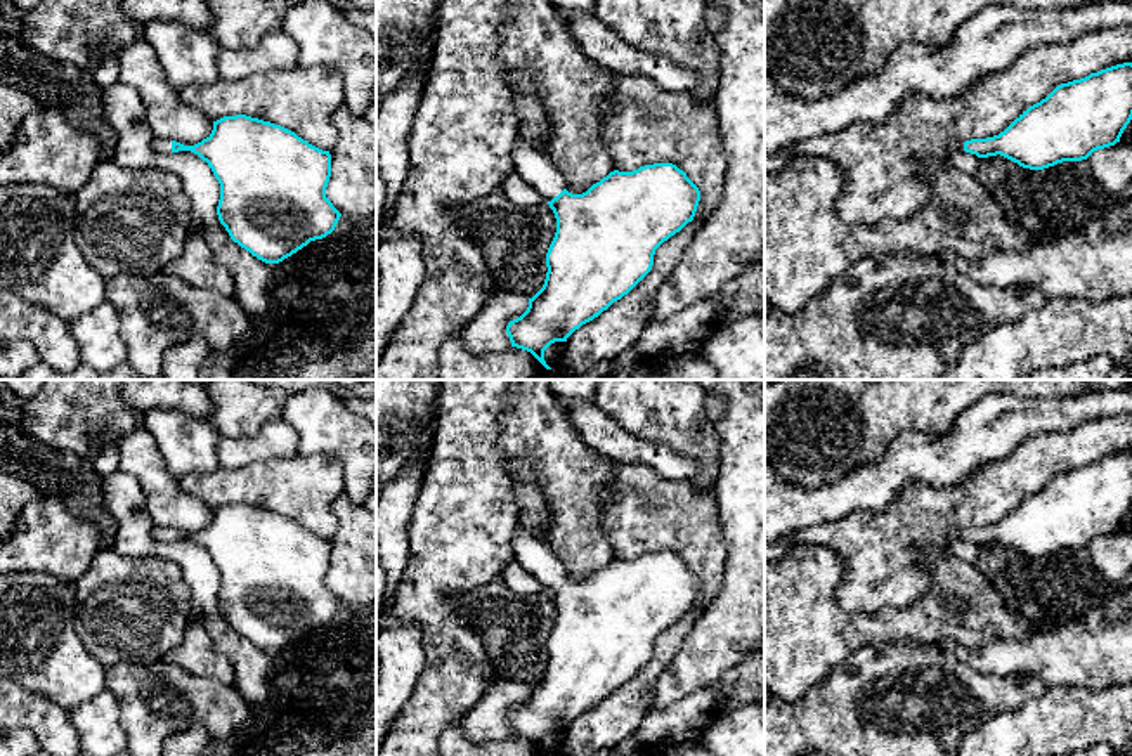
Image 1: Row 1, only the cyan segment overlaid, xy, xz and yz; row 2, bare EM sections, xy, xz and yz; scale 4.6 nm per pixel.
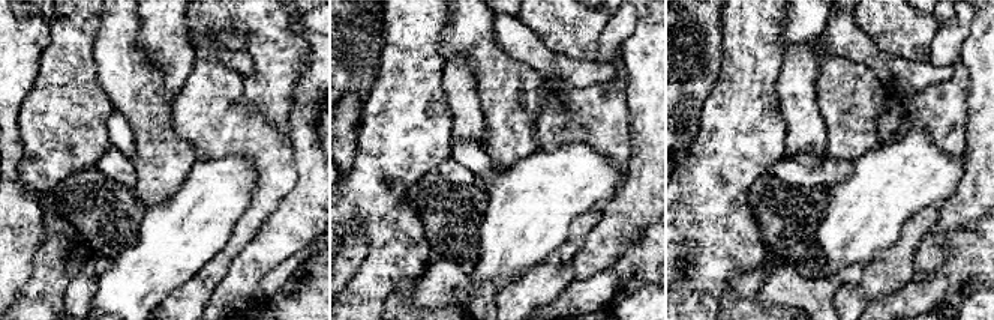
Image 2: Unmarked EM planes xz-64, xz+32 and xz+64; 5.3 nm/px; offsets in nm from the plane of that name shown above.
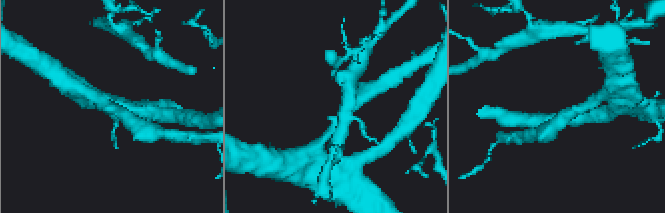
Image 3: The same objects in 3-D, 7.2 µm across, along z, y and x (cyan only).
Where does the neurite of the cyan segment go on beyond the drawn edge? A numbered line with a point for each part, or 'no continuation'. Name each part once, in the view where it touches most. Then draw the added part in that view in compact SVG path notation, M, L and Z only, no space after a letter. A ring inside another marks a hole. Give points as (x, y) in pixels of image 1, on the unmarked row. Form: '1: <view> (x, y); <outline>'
1: xz (531, 552); M520 524L513 536L515 560L534 574L548 590L556 586L563 577L563 567L550 551L544 539L529 534Z

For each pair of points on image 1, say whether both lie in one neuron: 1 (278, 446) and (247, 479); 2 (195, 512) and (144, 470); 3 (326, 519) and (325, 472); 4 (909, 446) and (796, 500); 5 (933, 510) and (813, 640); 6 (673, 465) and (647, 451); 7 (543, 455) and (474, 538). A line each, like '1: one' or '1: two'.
1: two
2: one
3: one
4: one
5: two
6: one
7: two

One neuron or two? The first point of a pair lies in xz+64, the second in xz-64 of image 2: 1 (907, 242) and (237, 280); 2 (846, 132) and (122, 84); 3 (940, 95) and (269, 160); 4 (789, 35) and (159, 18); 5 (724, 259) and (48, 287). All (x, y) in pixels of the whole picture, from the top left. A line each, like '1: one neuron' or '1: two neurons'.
1: two neurons
2: one neuron
3: one neuron
4: two neurons
5: one neuron

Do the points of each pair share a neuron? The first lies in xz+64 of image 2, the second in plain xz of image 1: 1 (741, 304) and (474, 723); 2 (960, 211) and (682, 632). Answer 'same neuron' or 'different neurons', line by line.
1: different neurons
2: different neurons

